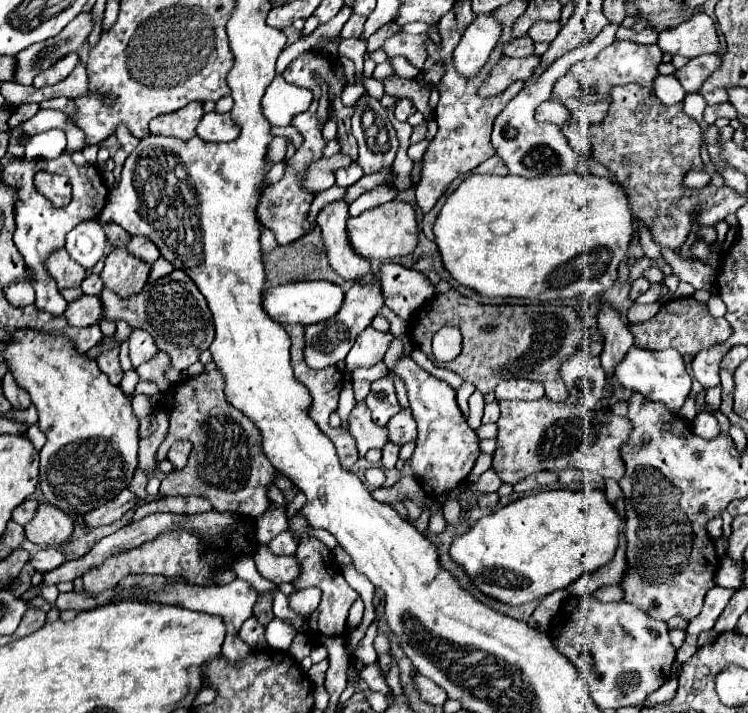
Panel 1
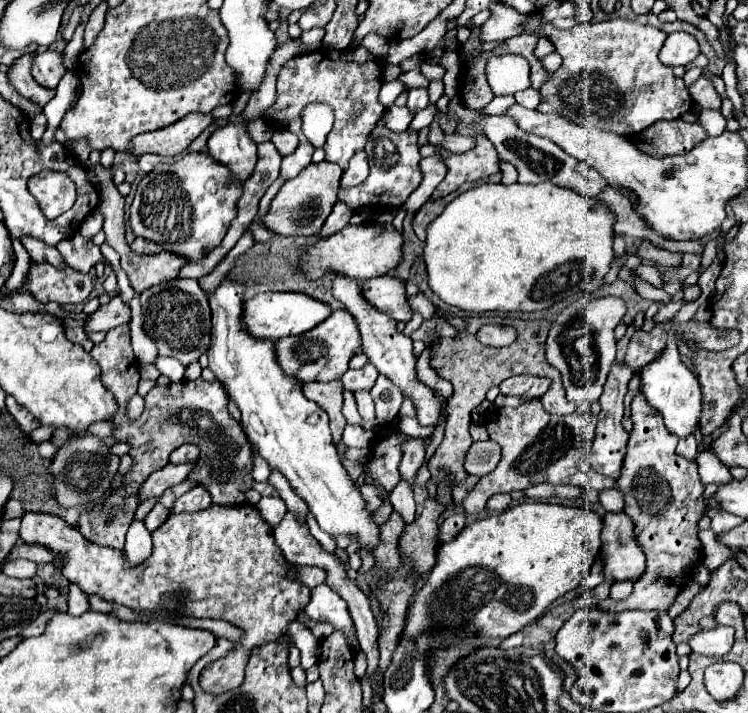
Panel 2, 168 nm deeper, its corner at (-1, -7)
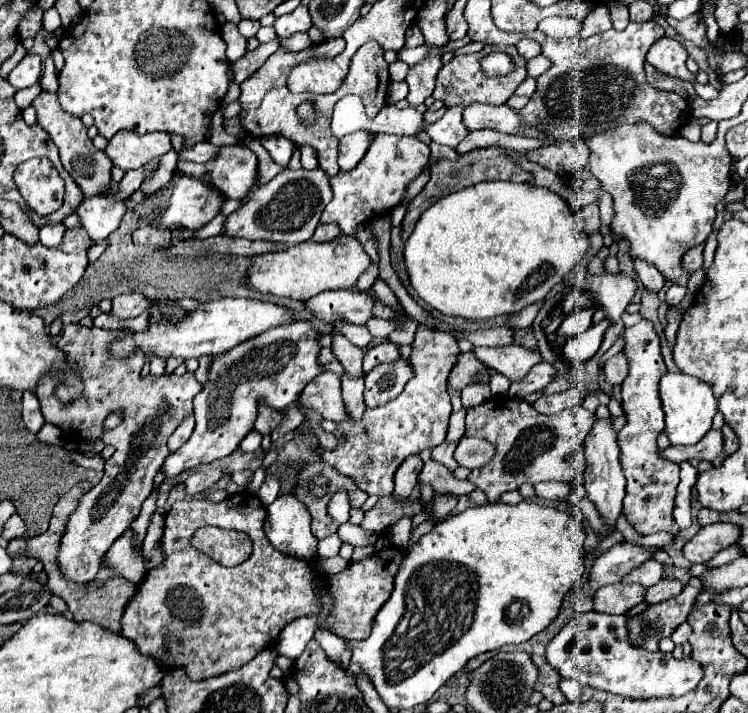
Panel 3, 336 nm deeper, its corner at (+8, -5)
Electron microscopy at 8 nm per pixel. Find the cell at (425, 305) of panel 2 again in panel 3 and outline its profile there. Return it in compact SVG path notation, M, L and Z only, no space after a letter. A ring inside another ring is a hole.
M419 326L413 340L411 362L415 368L415 378L409 380L405 390L391 402L379 408L365 408L361 420L353 420L349 414L337 424L335 436L339 440L335 450L319 446L323 462L337 468L343 476L351 478L359 490L369 496L389 496L393 492L395 470L403 464L405 456L421 454L427 448L435 448L445 440L451 398L447 392L447 378L457 362L459 346L457 340L439 330Z

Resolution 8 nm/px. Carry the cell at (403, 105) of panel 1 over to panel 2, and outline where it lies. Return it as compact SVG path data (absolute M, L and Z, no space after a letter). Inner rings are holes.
M426 88L408 90L408 102L406 102L406 106L414 114L418 114L420 110L424 110L428 106L428 90Z

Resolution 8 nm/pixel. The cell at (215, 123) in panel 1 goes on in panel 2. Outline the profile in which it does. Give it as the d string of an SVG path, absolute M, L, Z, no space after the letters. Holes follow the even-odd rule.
M241 92L234 98L234 104L232 104L234 114L228 116L228 124L222 126L222 128L218 128L218 130L214 130L210 134L210 138L208 138L208 154L214 160L218 160L220 164L222 164L222 160L228 162L226 166L236 174L238 180L246 180L252 174L254 164L256 164L256 144L250 138L248 128L246 128L248 126L248 118L242 114L242 110L244 110L244 106L248 102L248 96L251 96L251 94L251 92Z

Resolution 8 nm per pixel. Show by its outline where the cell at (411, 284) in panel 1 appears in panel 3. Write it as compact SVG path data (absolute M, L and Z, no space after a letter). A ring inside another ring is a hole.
M357 290L321 292L307 300L305 306L317 320L331 326L335 322L365 324L369 318L373 318L373 296Z

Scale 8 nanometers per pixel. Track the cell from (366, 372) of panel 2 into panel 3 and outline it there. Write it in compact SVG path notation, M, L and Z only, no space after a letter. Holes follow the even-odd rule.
M381 342L381 344L377 344L373 350L369 350L365 354L363 370L371 372L373 366L377 366L381 362L395 362L397 358L399 358L399 346L391 344L391 342Z

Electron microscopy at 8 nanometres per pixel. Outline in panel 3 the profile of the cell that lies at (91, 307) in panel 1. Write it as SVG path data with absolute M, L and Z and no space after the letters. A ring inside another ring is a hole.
M121 294L117 298L113 298L113 310L111 314L113 316L119 316L119 318L135 318L139 316L141 312L145 312L153 302L149 298L145 298L143 294Z

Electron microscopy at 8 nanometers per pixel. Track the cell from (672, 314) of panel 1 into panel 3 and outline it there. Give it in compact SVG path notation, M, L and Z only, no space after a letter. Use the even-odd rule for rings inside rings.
M623 354L613 356L611 360L607 360L603 372L605 372L605 382L609 382L613 386L621 384L627 376L627 358Z

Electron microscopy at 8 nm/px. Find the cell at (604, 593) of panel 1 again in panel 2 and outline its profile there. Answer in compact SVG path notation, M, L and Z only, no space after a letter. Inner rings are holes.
M614 582L610 590L612 600L624 600L632 592L632 582Z

